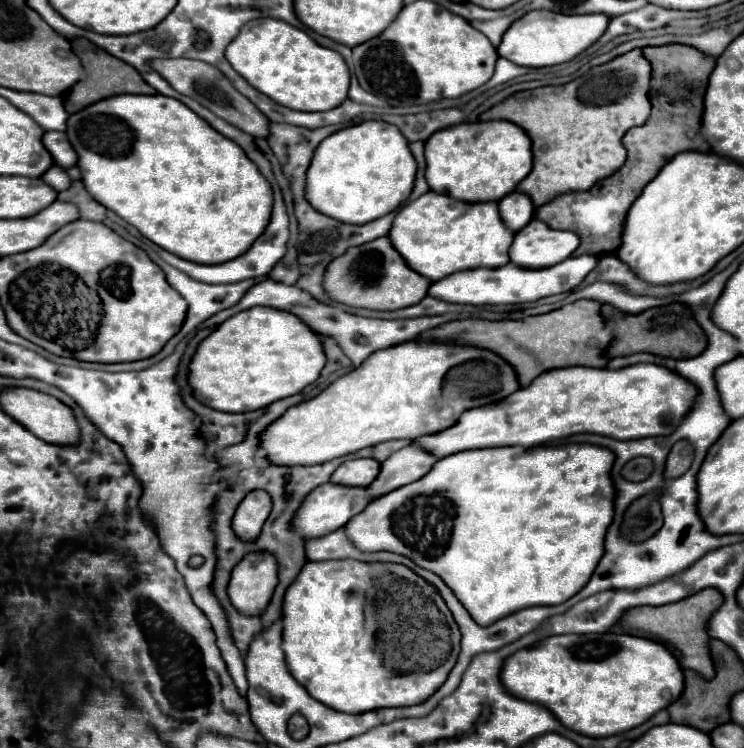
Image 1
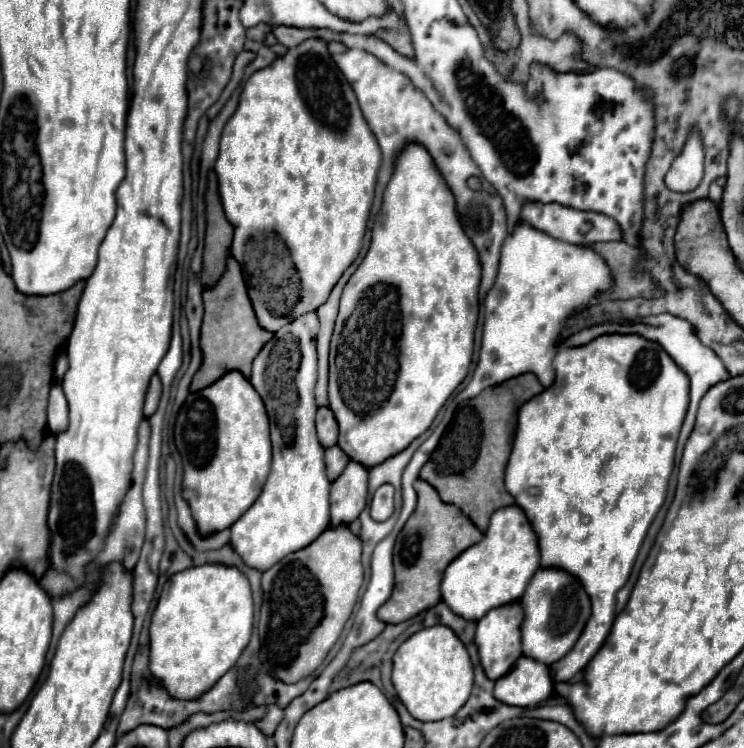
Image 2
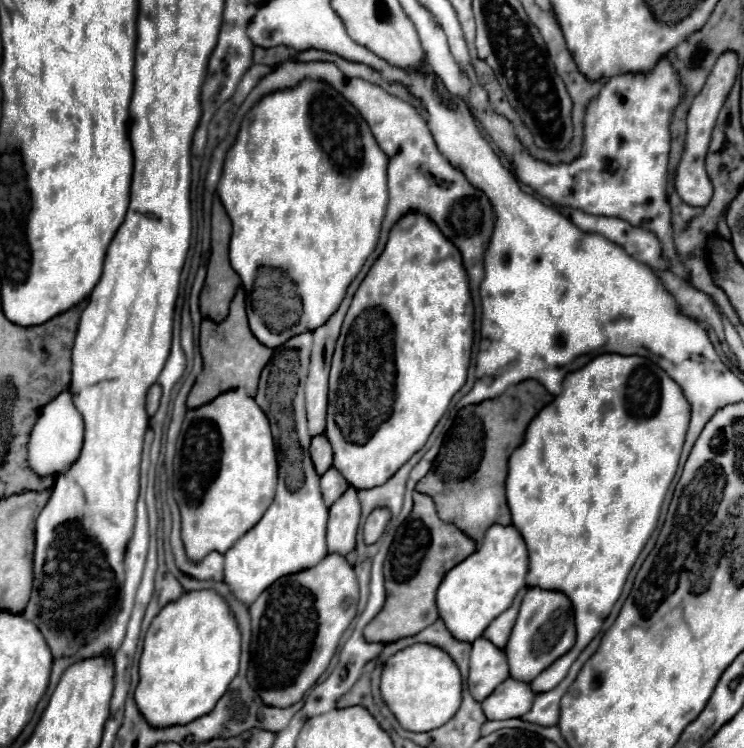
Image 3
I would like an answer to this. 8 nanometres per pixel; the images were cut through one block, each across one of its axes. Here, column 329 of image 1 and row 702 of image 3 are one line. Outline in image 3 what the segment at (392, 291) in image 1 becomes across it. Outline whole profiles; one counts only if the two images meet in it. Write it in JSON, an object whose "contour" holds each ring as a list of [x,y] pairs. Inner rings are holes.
{"contour":[[[328,554],[314,568],[282,576],[254,600],[254,604],[250,606],[252,666],[248,672],[248,680],[258,690],[258,694],[266,704],[286,708],[302,700],[302,696],[316,684],[316,680],[328,668],[338,648],[340,636],[356,616],[356,608],[358,608],[358,580],[348,560],[338,554]]]}

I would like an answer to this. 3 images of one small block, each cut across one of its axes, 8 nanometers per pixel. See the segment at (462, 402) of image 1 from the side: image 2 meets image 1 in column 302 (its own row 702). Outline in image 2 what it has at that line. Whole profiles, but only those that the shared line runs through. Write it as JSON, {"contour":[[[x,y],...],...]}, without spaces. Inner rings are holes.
{"contour":[[[446,626],[424,628],[410,636],[396,650],[392,664],[394,690],[416,720],[444,720],[446,716],[454,716],[454,712],[470,698],[474,682],[472,662],[466,646]]]}

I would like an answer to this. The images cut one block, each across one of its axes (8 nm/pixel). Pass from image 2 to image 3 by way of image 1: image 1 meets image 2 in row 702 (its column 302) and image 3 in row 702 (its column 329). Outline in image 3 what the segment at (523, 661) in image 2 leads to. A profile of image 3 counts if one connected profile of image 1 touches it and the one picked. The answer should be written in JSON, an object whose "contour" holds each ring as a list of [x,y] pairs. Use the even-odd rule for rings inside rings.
{"contour":[[[506,678],[484,702],[482,710],[488,720],[508,720],[520,718],[530,712],[534,704],[536,692],[532,692],[530,684],[522,684],[518,680]]]}

